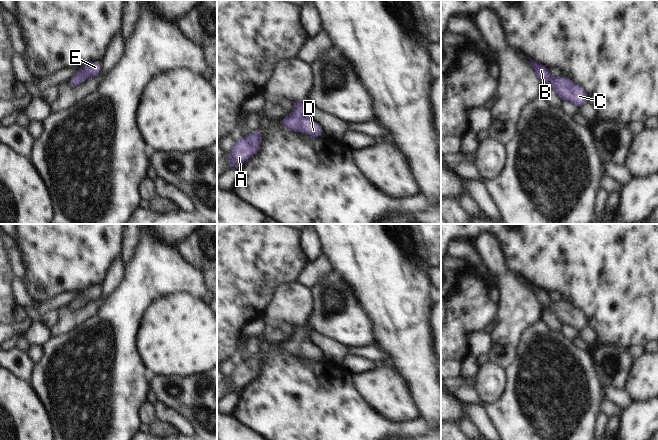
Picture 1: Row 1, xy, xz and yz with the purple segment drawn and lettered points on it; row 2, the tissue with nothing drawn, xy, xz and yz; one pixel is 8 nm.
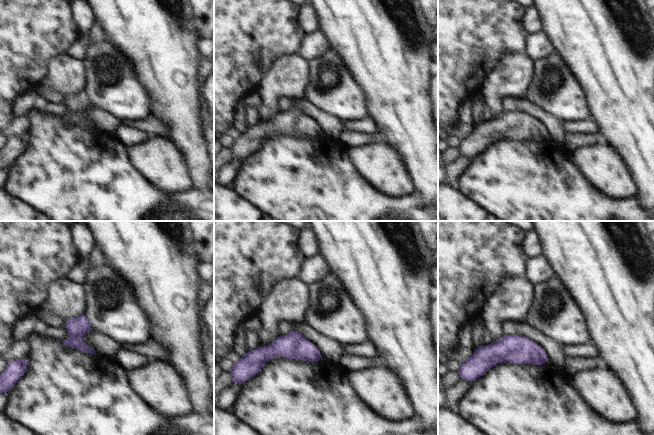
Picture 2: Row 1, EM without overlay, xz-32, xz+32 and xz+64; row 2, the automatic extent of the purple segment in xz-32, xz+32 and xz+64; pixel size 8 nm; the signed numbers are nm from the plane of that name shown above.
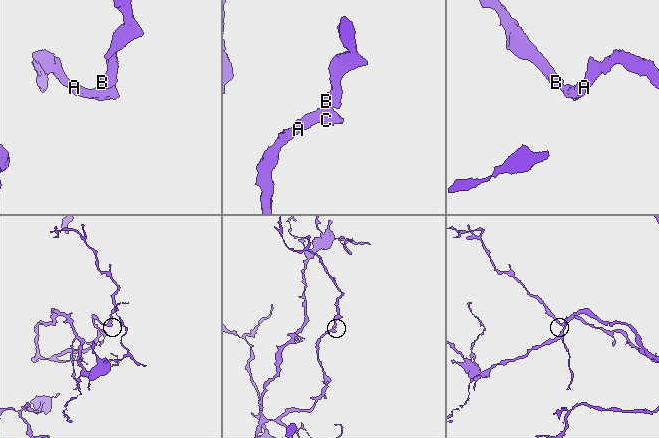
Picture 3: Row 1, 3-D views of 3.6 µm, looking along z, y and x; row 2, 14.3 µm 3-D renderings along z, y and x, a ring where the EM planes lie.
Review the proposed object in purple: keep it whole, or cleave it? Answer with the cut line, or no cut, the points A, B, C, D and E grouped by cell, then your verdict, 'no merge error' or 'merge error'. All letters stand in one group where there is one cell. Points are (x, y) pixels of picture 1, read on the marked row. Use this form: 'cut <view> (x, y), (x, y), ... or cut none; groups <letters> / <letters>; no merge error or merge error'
cut none; groups A B C D E; no merge error

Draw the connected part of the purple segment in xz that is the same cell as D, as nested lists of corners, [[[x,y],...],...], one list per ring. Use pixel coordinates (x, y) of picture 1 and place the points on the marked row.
[[[310,97],[294,100],[291,114],[281,119],[283,126],[289,131],[303,132],[313,137],[324,135],[322,128],[307,114],[308,109],[313,107]]]

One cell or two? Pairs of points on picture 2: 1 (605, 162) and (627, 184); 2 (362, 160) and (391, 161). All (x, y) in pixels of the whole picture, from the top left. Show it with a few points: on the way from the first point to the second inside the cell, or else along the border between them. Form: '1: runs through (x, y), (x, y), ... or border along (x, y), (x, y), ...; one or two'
1: runs through (610, 167), (622, 179); one
2: runs through (369, 160), (384, 161); one

